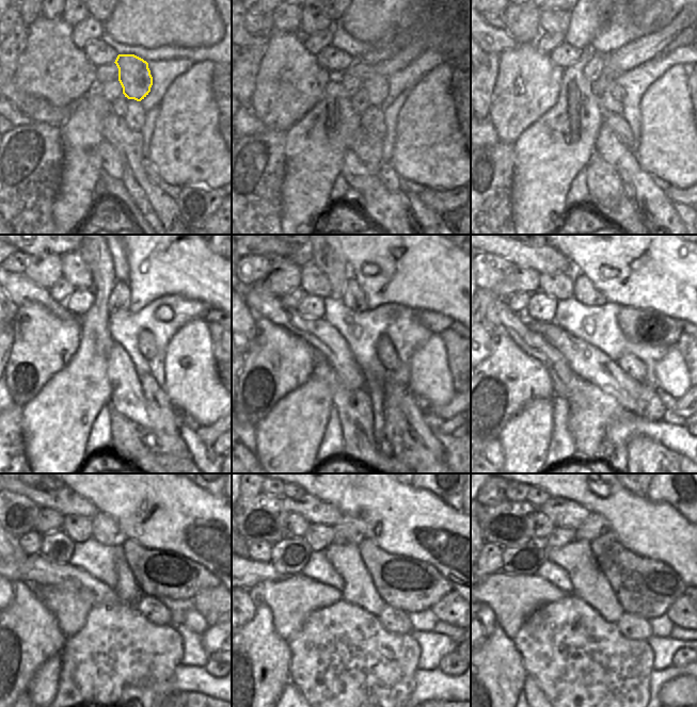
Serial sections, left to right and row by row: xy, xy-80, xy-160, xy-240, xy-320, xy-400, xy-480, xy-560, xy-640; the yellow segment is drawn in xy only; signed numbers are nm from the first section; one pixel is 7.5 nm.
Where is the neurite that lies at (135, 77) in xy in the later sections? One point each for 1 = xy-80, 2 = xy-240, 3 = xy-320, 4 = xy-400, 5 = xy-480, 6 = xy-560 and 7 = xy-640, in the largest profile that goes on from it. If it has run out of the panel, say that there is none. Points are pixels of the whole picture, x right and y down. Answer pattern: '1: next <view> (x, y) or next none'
1: next xy-80 (377, 86)
2: next xy-240 (146, 346)
3: next xy-320 (385, 351)
4: next xy-400 (629, 364)
5: next xy-480 (152, 608)
6: next xy-560 (395, 621)
7: next xy-640 (633, 627)

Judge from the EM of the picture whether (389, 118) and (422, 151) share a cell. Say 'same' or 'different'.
different

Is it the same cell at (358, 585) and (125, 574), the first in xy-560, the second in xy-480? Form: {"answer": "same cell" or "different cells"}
{"answer": "same cell"}

